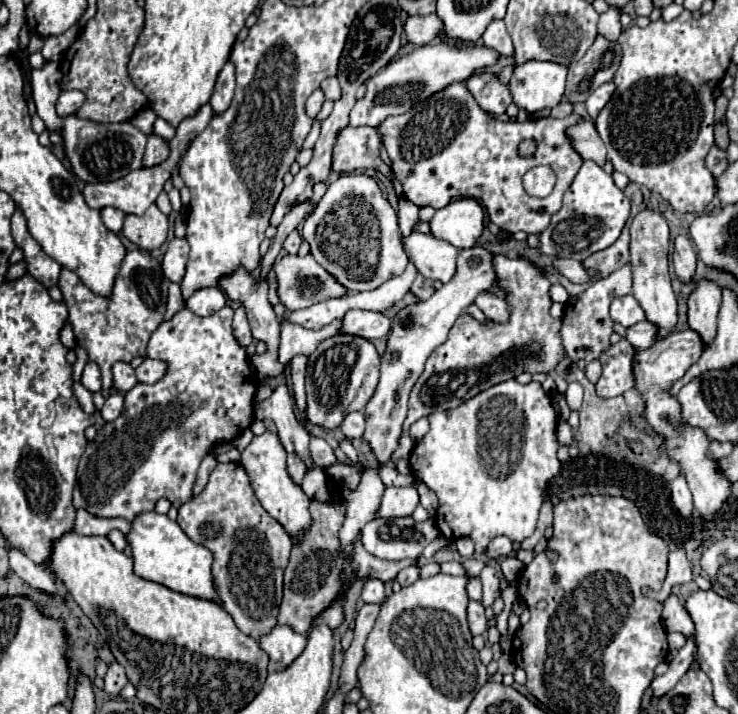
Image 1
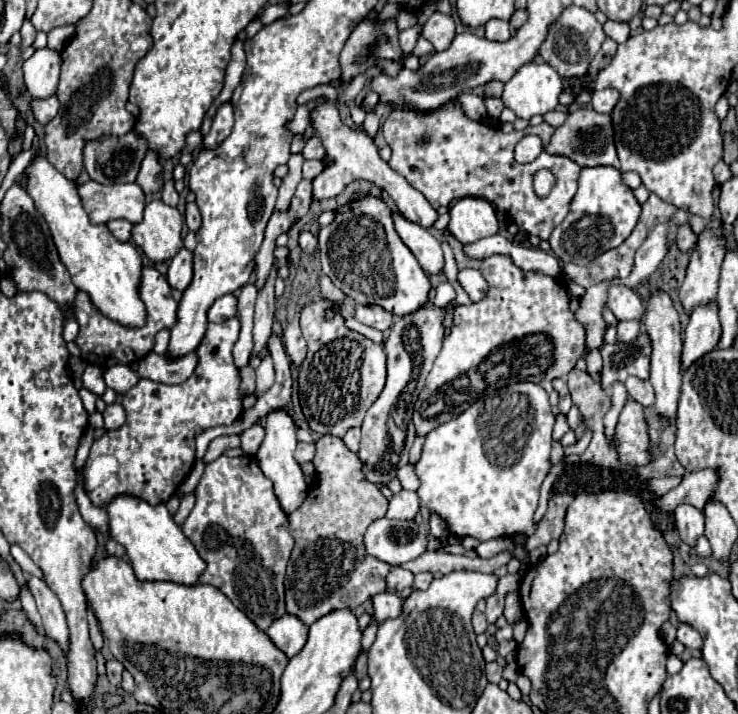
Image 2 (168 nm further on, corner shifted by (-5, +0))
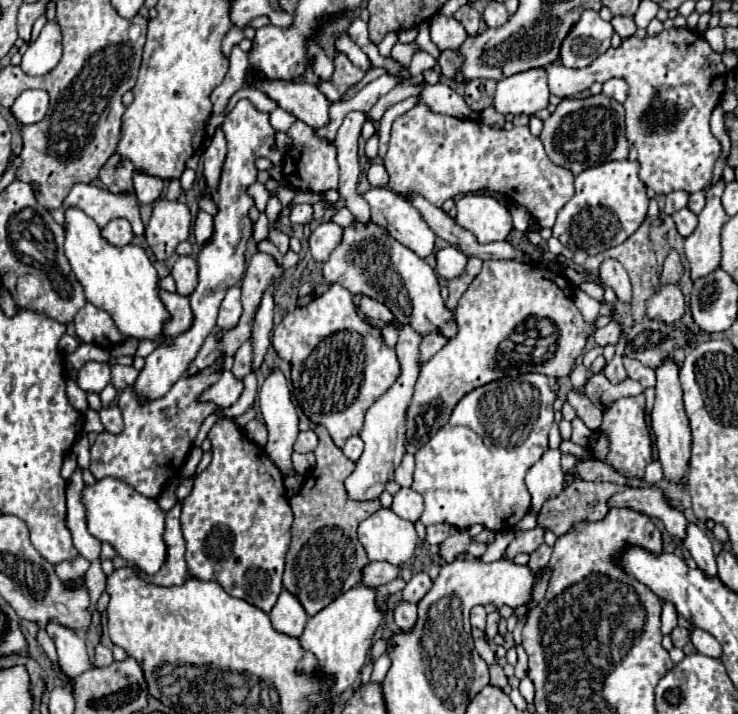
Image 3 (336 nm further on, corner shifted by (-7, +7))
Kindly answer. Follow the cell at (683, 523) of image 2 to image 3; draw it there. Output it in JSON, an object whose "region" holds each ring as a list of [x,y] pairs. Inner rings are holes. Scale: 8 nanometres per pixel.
{"region":[[[697,524],[687,526],[687,538],[685,538],[685,548],[697,562],[697,568],[703,570],[707,578],[717,576],[717,564],[715,564],[715,554],[711,548],[711,540],[707,538],[705,530],[701,530]]]}

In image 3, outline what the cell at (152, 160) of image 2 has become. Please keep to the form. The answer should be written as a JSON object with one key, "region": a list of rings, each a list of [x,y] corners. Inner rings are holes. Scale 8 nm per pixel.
{"region":[[[135,172],[133,184],[135,184],[137,202],[141,206],[157,202],[159,196],[161,196],[161,190],[163,190],[163,180],[161,178],[153,178],[153,176],[147,176],[147,174],[141,174],[141,172]]]}

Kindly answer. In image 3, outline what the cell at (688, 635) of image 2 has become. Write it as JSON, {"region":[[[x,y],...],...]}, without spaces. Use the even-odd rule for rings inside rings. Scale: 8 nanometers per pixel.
{"region":[[[693,628],[691,642],[697,648],[697,652],[701,652],[701,654],[705,654],[709,658],[721,658],[721,644],[711,634],[707,634],[705,630]]]}

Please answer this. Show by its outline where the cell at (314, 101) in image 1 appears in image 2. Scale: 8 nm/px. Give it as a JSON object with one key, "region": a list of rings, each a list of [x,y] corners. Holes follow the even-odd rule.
{"region":[[[301,105],[301,107],[297,109],[293,121],[289,121],[289,129],[291,129],[293,133],[303,133],[305,127],[307,127],[307,123],[309,123],[309,113],[311,113],[311,109],[309,109],[307,105]]]}

